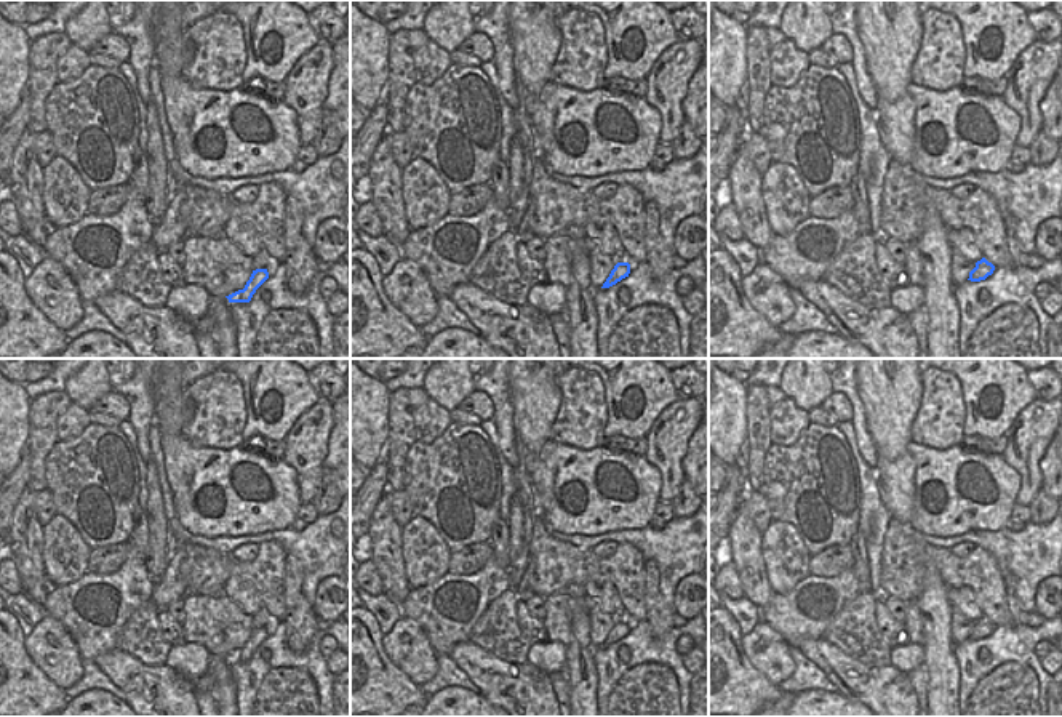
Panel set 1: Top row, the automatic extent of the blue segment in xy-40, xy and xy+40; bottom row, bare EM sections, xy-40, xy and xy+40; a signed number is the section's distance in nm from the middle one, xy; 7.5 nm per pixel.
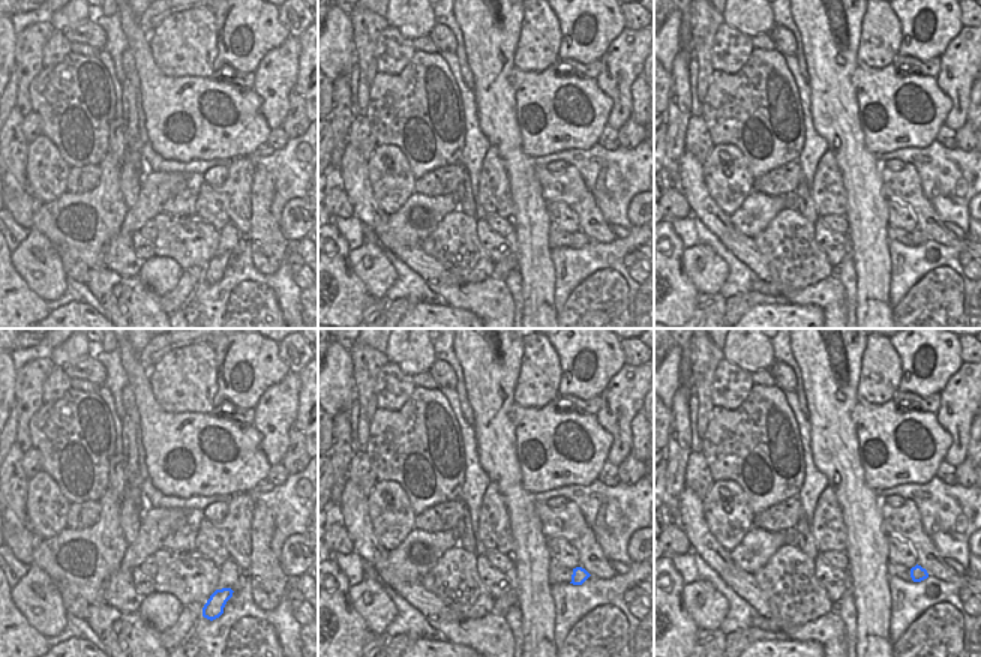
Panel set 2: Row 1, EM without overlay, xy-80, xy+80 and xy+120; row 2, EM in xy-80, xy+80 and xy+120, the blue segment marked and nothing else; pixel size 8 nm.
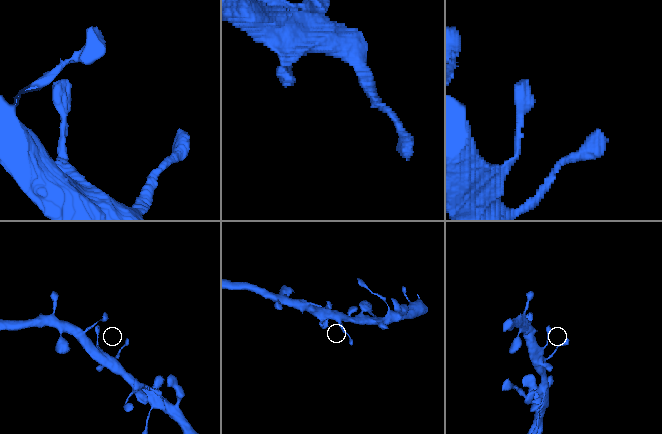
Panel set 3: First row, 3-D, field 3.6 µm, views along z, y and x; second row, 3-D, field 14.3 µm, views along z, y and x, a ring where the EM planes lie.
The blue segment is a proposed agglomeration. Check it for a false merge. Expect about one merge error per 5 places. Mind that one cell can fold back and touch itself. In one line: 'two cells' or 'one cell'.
one cell

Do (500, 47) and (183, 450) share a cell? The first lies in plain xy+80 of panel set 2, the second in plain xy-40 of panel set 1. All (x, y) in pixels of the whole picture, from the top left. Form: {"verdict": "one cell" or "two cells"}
{"verdict": "two cells"}

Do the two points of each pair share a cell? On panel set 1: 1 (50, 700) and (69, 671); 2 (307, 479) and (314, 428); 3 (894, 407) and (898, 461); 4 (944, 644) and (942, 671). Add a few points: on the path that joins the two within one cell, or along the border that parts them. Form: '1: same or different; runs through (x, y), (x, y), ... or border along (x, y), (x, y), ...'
1: different; border along (32, 660), (63, 690)
2: same; runs through (307, 466), (307, 440)
3: same; runs through (894, 420), (894, 448)
4: same; runs through (942, 650), (942, 664)

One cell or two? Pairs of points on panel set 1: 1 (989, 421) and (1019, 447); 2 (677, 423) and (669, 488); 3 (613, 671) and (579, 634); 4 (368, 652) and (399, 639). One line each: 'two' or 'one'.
1: two
2: one
3: two
4: two

